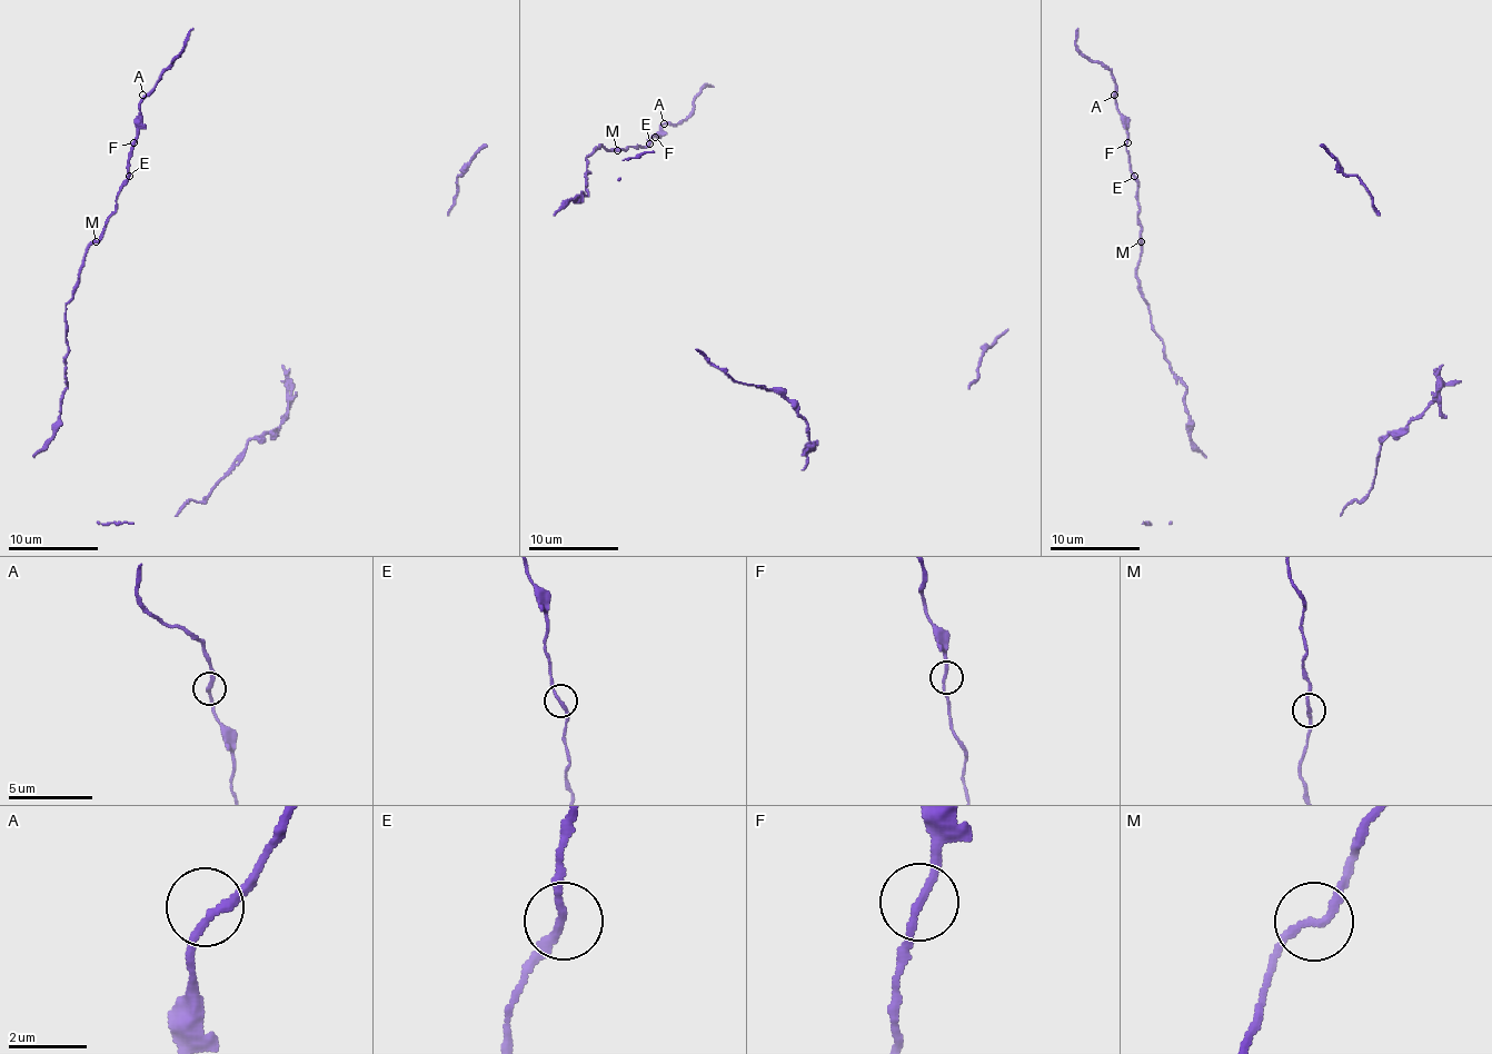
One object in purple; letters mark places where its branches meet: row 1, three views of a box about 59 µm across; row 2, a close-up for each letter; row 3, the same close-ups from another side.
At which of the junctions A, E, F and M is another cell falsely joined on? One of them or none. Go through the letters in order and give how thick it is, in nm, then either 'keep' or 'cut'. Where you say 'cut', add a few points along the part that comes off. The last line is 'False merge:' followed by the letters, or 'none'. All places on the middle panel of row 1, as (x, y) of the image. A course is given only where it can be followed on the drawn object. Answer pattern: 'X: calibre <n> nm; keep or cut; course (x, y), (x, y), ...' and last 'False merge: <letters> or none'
A: calibre 200 nm; keep
E: calibre 200 nm; keep
F: calibre 180 nm; keep
M: calibre 200 nm; cut
False merge: M

